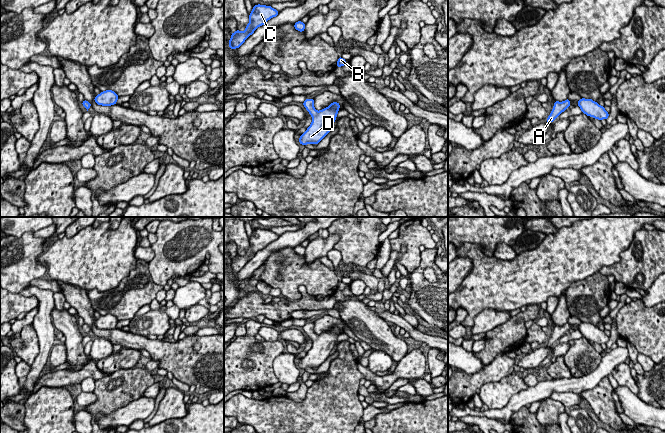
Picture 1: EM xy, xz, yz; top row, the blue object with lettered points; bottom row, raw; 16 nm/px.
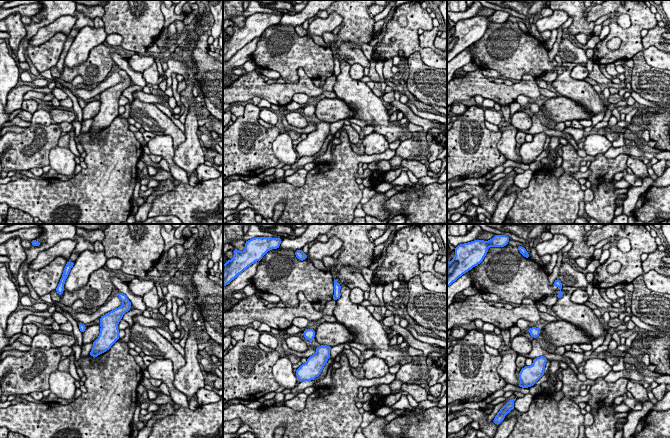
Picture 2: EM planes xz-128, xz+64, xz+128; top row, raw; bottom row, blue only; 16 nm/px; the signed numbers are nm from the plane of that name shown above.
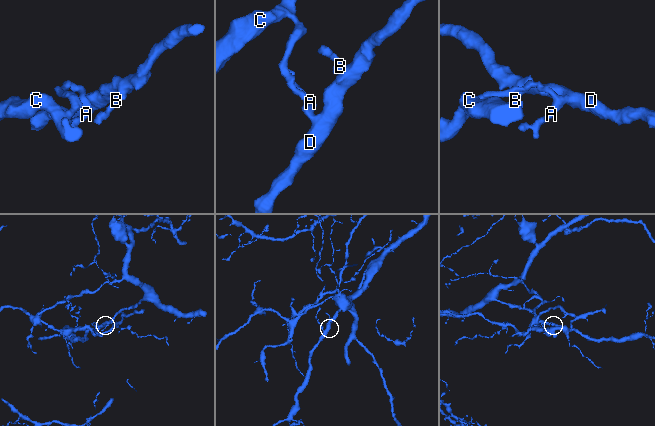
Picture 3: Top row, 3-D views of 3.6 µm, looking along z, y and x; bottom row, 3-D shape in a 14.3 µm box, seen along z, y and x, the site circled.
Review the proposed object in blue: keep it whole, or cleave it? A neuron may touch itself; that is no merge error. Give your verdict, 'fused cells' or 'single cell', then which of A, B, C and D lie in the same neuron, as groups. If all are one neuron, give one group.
fused cells; groups A C / B D

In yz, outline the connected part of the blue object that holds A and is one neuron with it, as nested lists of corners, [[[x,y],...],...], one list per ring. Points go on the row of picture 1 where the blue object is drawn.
[[[555,101],[553,109],[552,109],[550,115],[548,116],[548,119],[546,120],[546,122],[548,122],[548,123],[553,122],[566,109],[567,109],[567,107],[565,106],[565,101],[563,101],[563,102]]]

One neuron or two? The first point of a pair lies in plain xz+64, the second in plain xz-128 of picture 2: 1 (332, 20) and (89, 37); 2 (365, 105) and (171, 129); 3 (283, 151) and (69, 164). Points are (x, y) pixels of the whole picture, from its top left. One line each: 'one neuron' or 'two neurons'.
1: one neuron
2: one neuron
3: one neuron

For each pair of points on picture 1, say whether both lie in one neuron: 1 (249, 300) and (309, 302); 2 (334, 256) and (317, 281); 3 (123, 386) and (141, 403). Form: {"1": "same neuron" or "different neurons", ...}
{"1": "same neuron", "2": "different neurons", "3": "different neurons"}

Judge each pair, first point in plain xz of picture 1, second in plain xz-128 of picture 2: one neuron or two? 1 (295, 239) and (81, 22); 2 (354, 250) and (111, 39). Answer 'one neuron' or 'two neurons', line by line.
1: two neurons
2: two neurons

